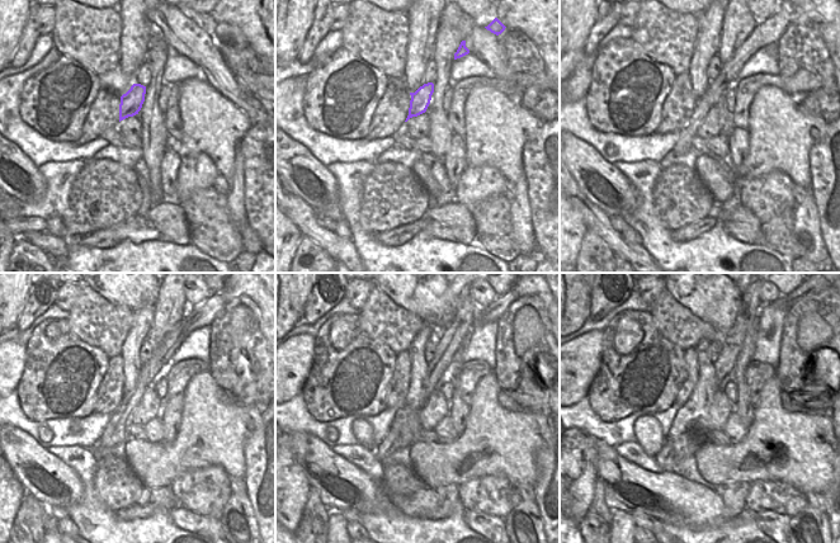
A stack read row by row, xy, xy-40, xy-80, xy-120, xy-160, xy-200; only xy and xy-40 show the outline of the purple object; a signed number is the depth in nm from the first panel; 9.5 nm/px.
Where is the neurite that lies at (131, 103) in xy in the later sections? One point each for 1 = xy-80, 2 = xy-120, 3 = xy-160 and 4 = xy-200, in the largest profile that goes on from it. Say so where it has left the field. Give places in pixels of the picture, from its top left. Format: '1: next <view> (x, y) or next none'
1: next xy-80 (769, 32)
2: next xy-120 (202, 315)
3: next xy-160 (451, 340)
4: next xy-200 (730, 350)

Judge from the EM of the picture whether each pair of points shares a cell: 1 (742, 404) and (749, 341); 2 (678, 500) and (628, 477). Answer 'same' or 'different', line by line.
1: same
2: same

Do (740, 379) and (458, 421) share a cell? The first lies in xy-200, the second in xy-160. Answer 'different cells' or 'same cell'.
same cell

